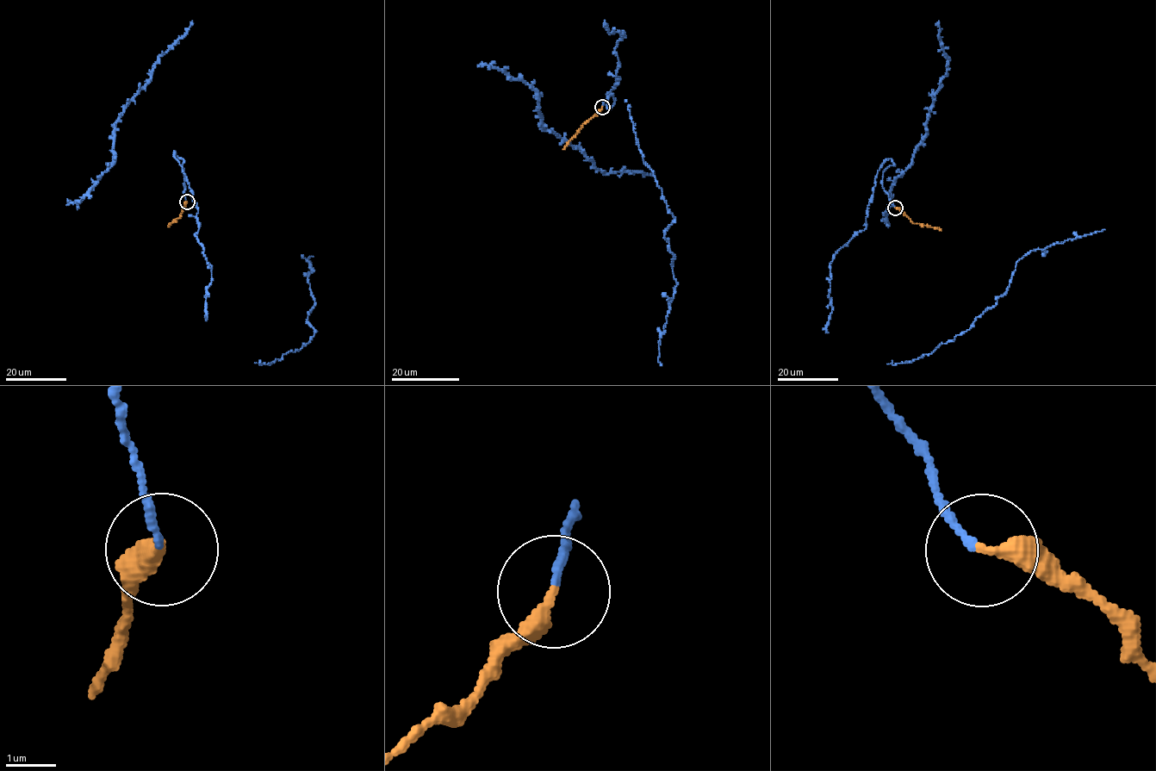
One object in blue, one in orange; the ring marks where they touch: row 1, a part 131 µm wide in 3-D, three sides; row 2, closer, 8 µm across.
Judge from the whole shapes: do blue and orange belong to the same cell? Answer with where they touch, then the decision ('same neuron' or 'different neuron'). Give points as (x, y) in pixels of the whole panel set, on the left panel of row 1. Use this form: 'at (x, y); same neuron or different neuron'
at (187, 202); same neuron

